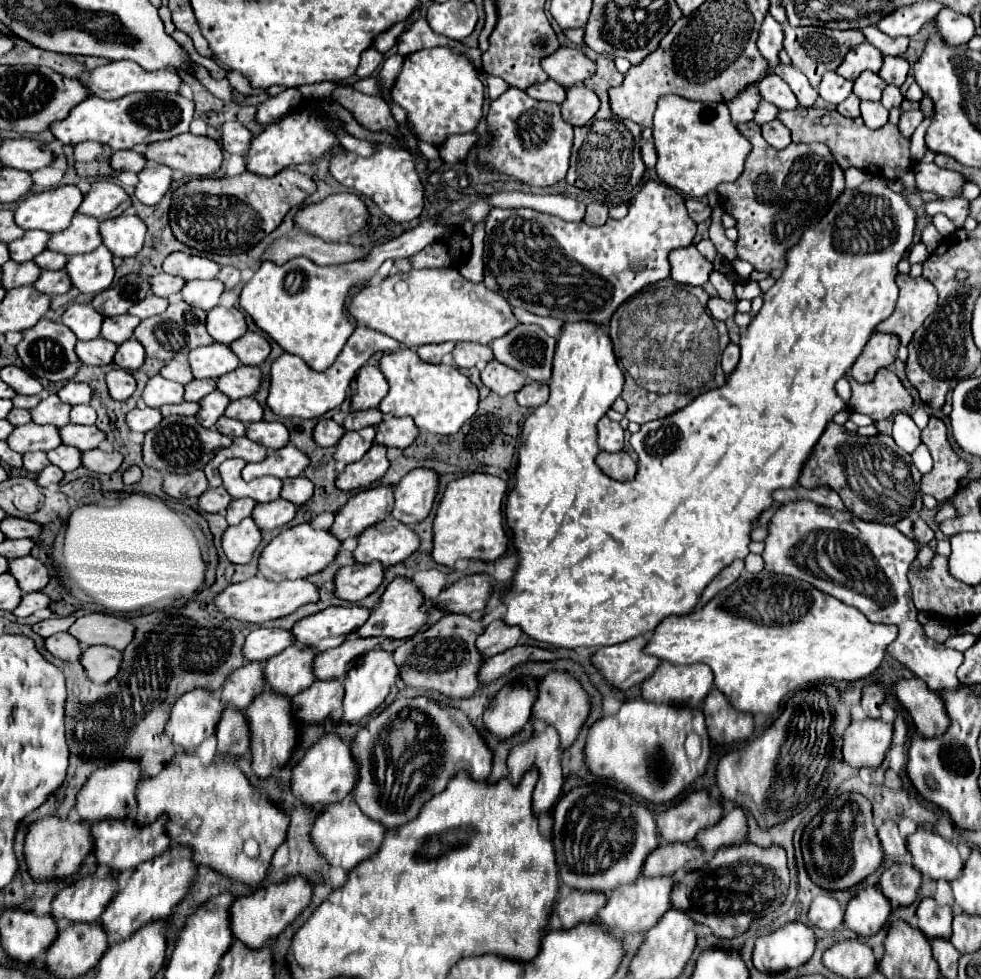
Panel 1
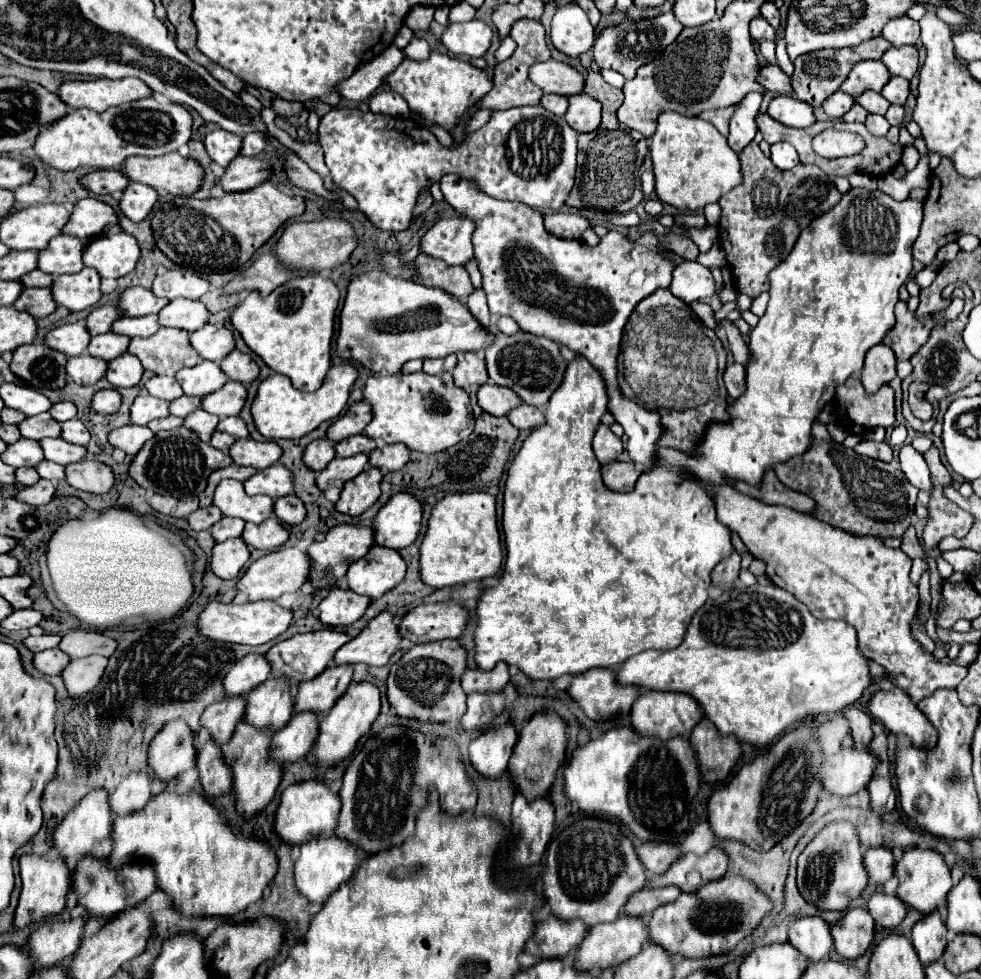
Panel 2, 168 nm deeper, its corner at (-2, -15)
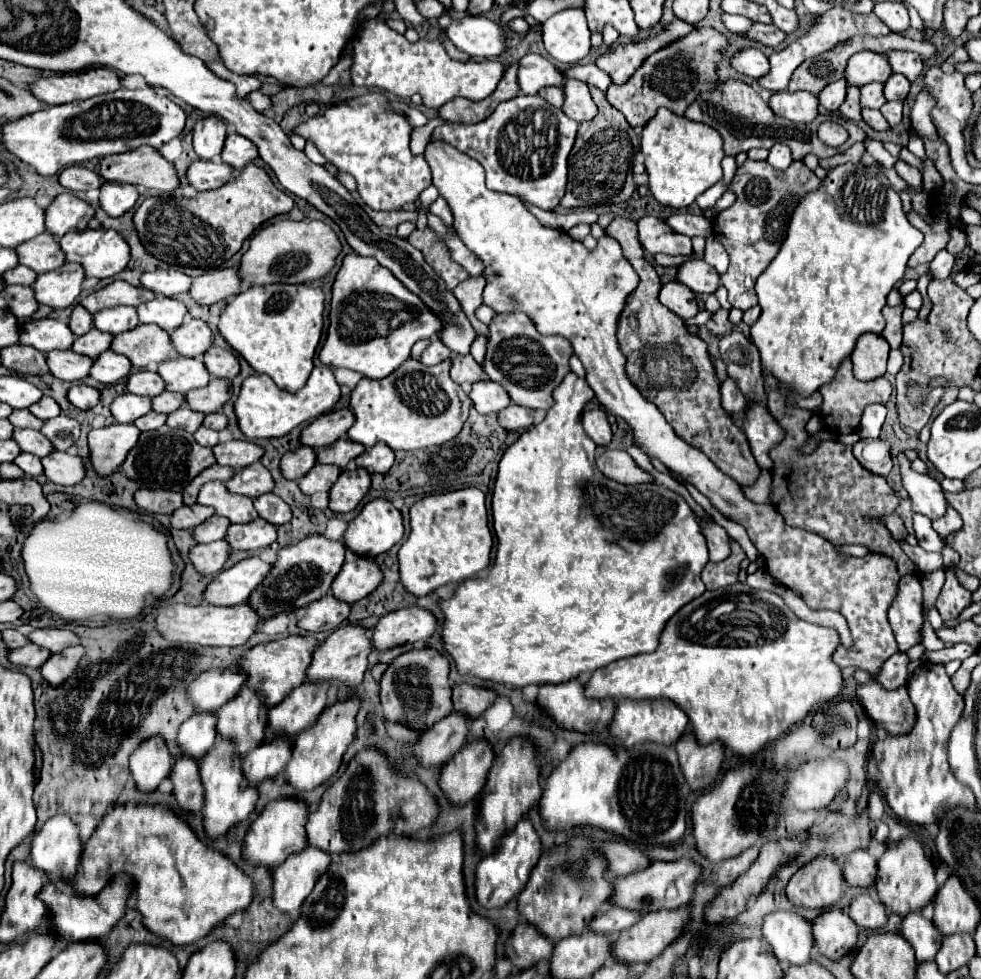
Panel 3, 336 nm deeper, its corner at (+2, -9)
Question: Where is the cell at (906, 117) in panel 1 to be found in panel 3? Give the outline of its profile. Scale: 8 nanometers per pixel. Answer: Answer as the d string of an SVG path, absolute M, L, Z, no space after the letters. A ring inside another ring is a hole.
M898 160L894 168L896 168L898 176L900 176L902 180L906 180L912 188L916 188L916 186L922 184L922 174L920 174L920 170L914 168L914 166L910 166L910 164L906 164L904 160Z

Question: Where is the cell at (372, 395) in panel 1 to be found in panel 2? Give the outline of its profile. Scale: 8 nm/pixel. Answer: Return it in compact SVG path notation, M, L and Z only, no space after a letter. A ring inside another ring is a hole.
M364 400L354 402L346 410L346 414L342 414L336 422L330 424L330 428L326 430L326 438L332 442L340 442L346 440L348 436L362 434L368 422L370 422L370 406Z

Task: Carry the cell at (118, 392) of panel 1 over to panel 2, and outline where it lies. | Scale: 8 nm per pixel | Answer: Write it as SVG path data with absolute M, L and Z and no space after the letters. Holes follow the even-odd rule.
M100 390L92 396L92 408L98 414L114 414L120 406L120 394L116 390Z

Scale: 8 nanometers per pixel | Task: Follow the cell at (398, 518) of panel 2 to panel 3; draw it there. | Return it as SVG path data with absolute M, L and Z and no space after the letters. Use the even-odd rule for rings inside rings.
M374 498L364 504L354 520L350 520L344 544L360 556L378 556L400 542L402 536L402 512L390 500Z

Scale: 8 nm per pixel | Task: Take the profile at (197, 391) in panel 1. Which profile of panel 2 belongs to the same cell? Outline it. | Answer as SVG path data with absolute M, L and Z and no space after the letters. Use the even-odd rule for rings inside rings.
M180 396L180 398L176 398L176 400L170 402L170 414L172 414L172 416L180 416L180 418L184 418L186 414L194 412L196 408L200 408L200 402L202 402L202 398Z

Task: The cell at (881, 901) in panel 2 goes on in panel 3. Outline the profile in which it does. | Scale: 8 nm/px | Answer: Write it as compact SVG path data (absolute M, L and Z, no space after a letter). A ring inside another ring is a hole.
M860 894L852 900L850 910L848 910L850 918L860 926L860 928L870 928L870 930L878 930L884 928L888 922L888 914L886 908L882 906L882 902L872 900L870 894Z

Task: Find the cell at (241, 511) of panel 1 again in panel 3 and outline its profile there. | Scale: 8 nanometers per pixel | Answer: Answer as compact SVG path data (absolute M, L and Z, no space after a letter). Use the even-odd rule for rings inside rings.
M210 516L206 522L202 522L200 526L196 526L192 534L194 534L196 542L214 542L214 540L222 540L226 536L228 526L230 526L228 518Z

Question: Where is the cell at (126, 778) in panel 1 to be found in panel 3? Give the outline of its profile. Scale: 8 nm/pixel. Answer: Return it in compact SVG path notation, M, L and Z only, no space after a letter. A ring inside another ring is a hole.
M56 814L44 824L40 832L36 832L30 852L30 864L44 870L50 878L72 878L82 862L82 846L84 842L80 840L78 824L68 814Z

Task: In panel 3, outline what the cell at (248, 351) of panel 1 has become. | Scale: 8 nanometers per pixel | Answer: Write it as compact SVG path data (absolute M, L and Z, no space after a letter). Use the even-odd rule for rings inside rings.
M212 346L206 354L204 354L204 364L208 368L208 372L216 378L228 378L228 380L234 380L240 372L240 362L238 358L230 352L230 350L224 350L224 348L216 348Z

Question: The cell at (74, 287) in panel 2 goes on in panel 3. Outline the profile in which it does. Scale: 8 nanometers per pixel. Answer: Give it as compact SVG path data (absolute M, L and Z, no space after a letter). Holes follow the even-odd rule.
M66 262L58 270L40 274L32 288L40 304L48 304L52 308L68 308L80 296L84 278L86 274L82 266Z

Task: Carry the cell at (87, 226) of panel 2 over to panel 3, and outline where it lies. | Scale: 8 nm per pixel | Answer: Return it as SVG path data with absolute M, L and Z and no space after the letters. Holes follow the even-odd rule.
M58 194L46 208L46 230L58 238L68 232L84 230L94 218L94 208L74 194Z

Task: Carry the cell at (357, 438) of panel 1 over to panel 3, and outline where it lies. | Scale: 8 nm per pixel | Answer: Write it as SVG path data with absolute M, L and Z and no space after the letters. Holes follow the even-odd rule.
M316 464L302 480L300 480L300 490L304 494L314 494L314 492L328 492L332 484L338 480L342 468L330 466L330 464Z

